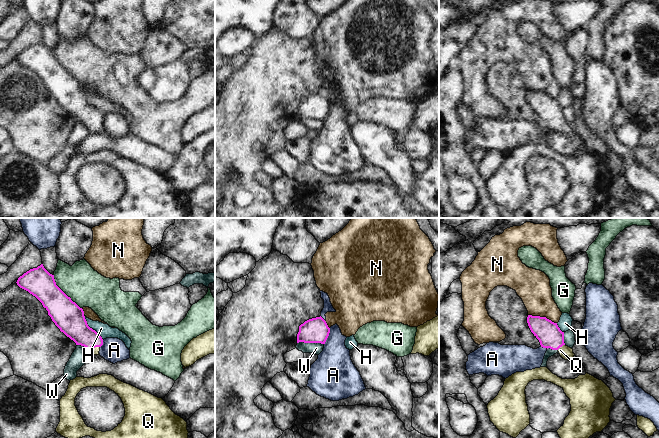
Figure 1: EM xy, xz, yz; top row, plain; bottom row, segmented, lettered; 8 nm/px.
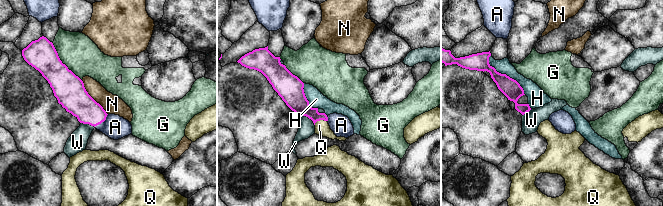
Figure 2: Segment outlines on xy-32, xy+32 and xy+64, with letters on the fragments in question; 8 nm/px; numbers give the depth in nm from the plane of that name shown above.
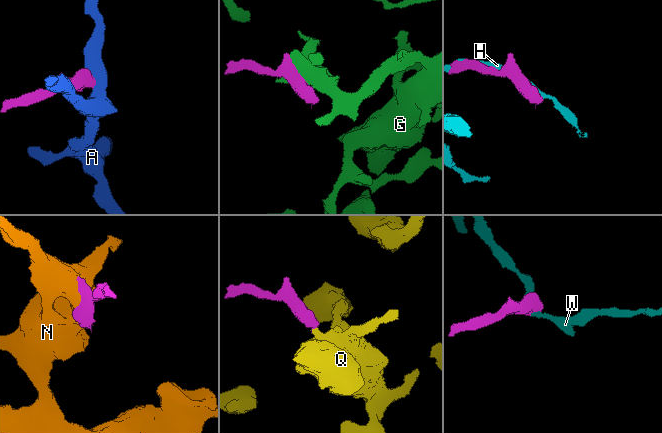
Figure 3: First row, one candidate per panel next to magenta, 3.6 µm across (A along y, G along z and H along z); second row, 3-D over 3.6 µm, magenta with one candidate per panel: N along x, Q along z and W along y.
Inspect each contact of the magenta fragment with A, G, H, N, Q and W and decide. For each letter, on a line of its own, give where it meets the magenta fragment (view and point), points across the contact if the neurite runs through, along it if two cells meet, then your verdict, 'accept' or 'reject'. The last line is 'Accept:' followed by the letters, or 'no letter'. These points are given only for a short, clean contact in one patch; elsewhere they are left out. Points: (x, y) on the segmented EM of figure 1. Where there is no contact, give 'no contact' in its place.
A: meets magenta in xz at (328, 335); border along xz (330, 328), (329, 335), (324, 344); reject
G: meets magenta in xy at (63, 292); reject
H: meets magenta in xy at (91, 328); reject
N: meets magenta in yz at (542, 317); reject
Q: meets magenta in xy at (94, 347); runs through xy (73, 324), (94, 347), (94, 351); accept
W: meets magenta in xz at (310, 342); border along xz (297, 342), (320, 342), (323, 344); reject
Accept: Q

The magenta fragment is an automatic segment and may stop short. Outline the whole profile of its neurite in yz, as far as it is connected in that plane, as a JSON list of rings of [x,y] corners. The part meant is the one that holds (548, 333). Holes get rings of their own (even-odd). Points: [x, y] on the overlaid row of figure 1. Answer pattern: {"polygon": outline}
{"polygon": [[[528,315],[527,323],[539,340],[541,347],[557,350],[565,360],[572,360],[574,357],[573,349],[564,343],[564,332],[560,330],[557,323],[552,322],[546,317]]]}

